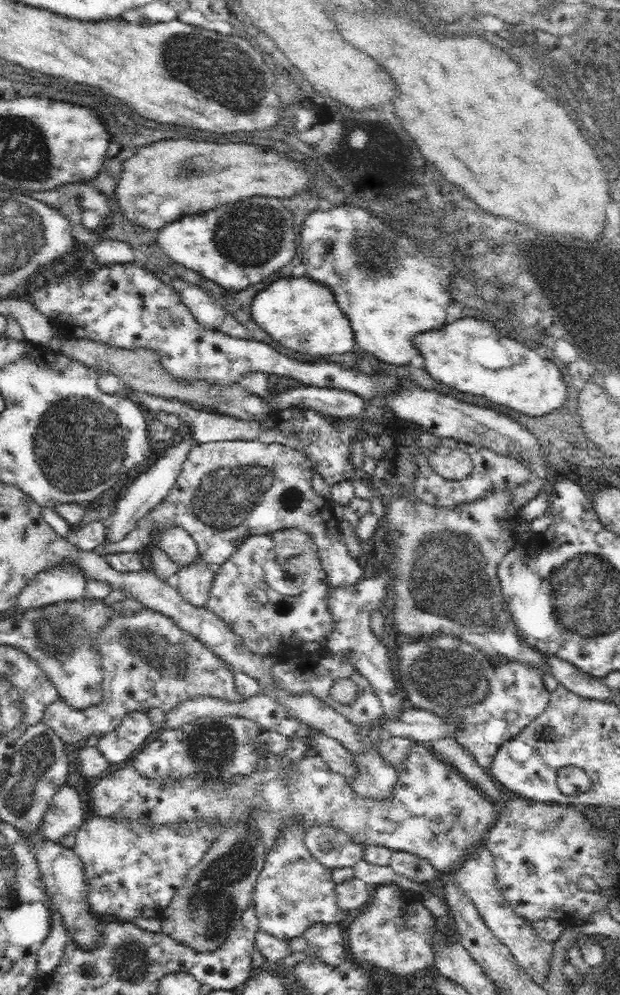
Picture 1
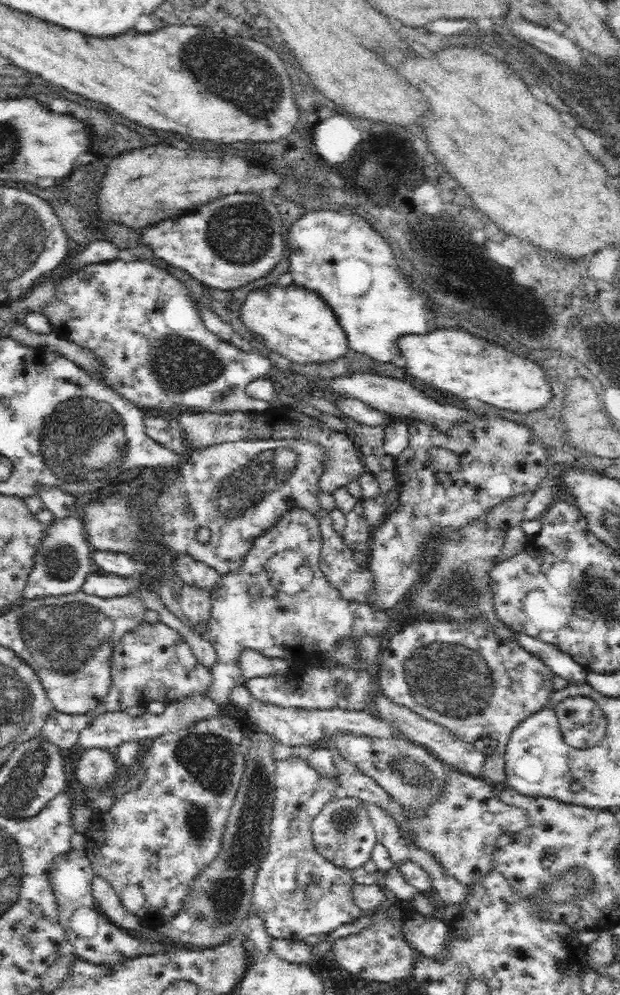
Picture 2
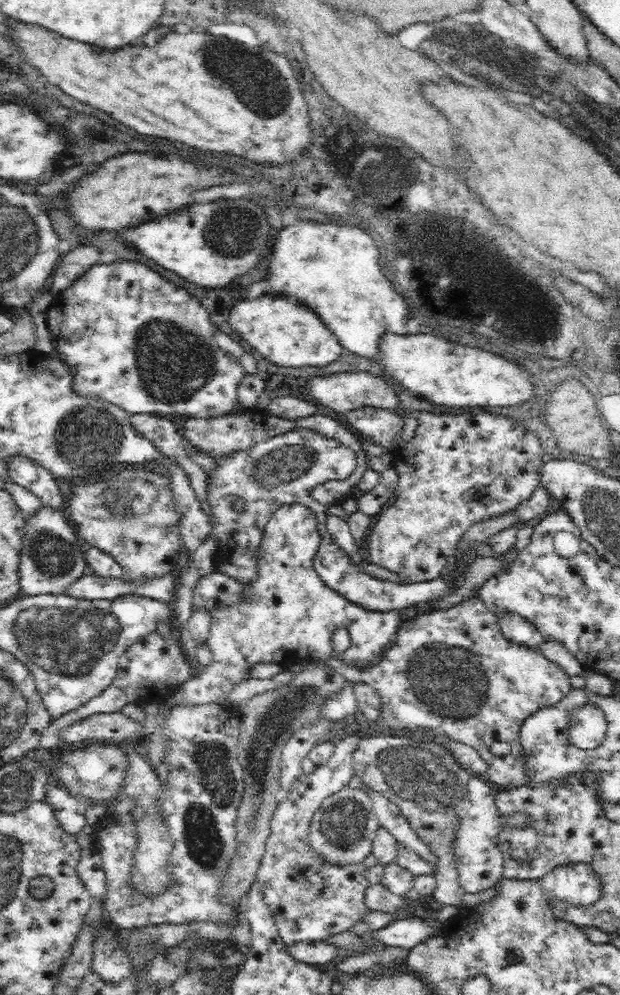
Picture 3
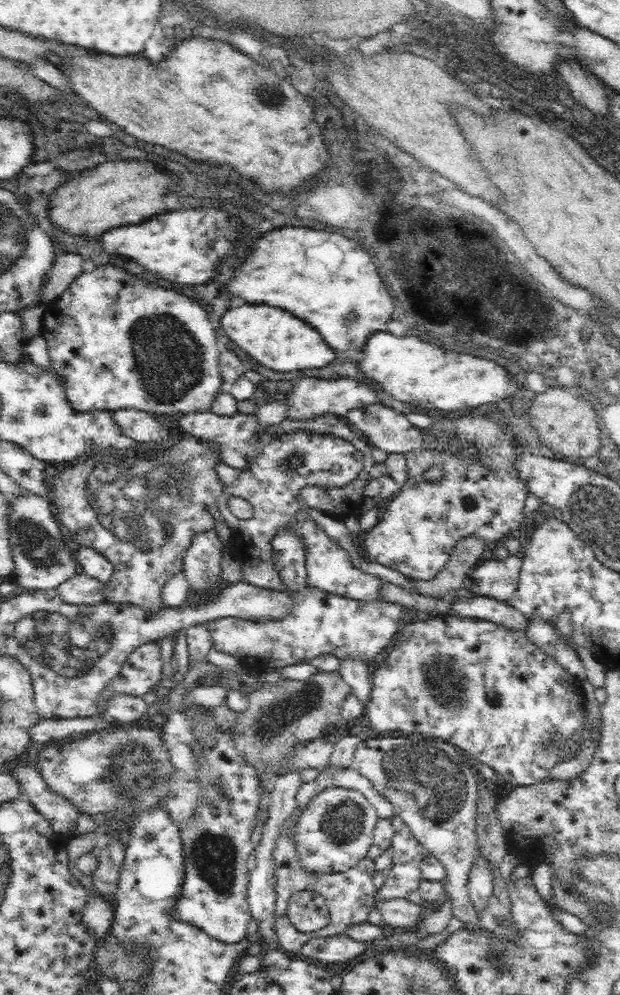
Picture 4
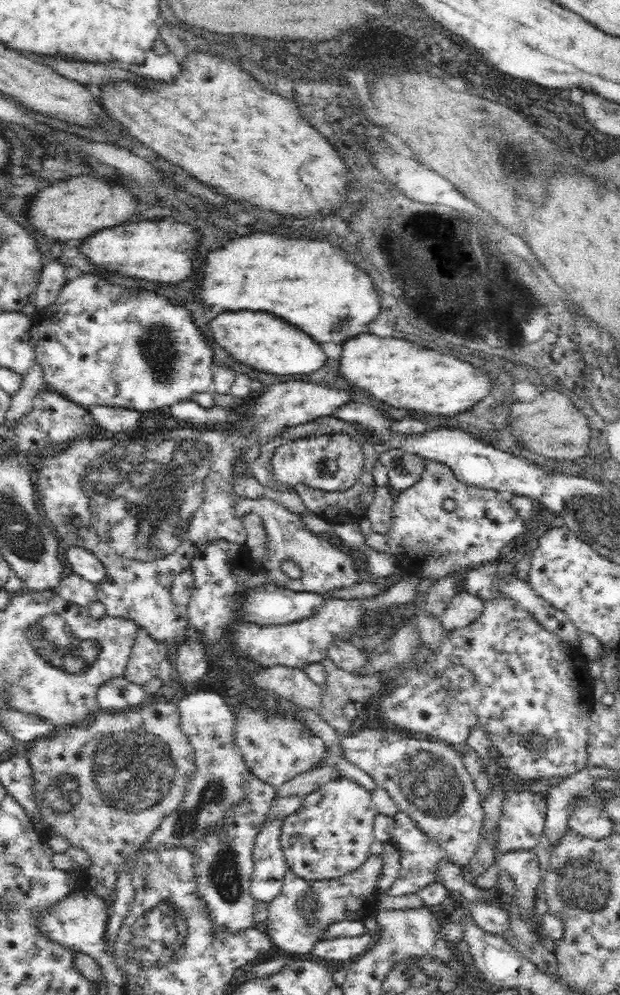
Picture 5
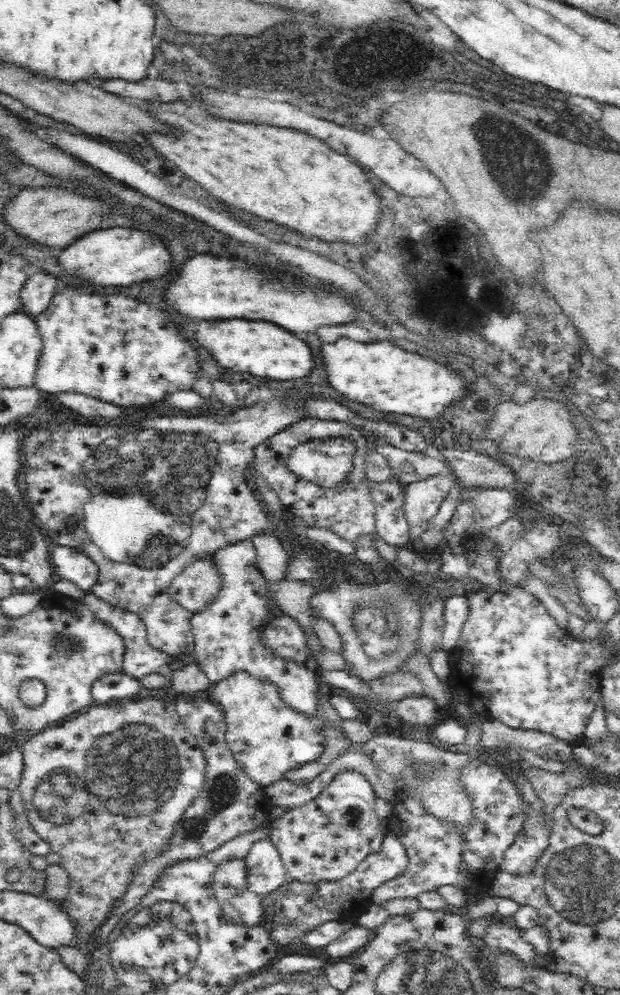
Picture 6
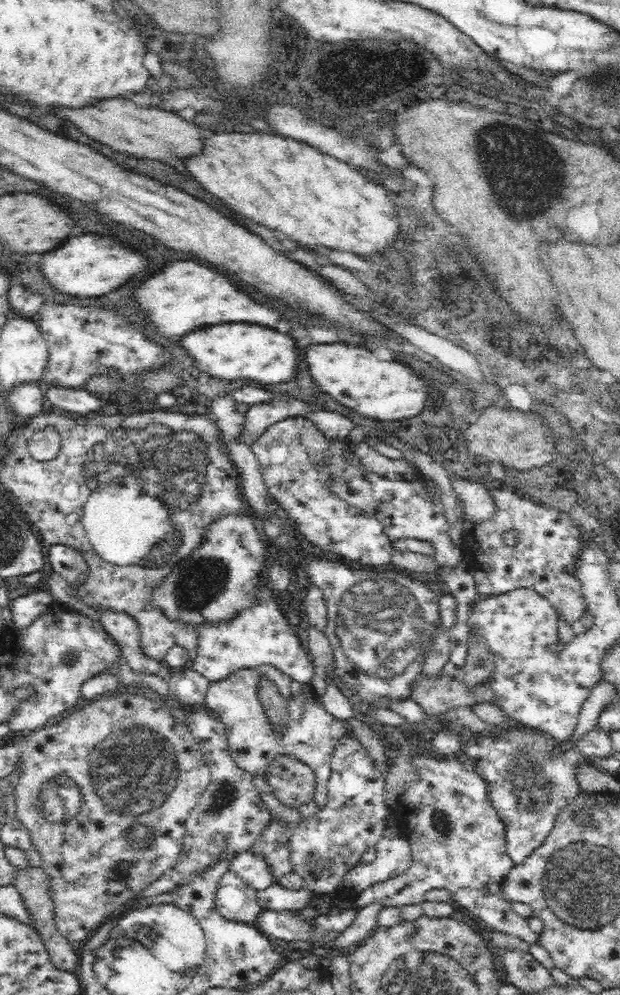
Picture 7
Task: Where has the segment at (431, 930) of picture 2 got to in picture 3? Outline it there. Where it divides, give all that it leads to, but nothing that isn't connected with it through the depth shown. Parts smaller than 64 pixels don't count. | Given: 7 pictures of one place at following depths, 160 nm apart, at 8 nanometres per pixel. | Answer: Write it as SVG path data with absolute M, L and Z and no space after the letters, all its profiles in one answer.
M404 916L369 934L380 939L387 946L410 950L434 935L434 927L428 925L424 919Z

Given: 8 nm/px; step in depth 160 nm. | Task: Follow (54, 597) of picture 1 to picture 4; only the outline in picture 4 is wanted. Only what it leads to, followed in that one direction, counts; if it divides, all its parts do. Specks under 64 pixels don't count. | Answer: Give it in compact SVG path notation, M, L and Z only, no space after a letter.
M24 490L12 492L5 497L5 534L13 560L14 582L30 591L56 590L76 574L76 561L70 556L48 497Z

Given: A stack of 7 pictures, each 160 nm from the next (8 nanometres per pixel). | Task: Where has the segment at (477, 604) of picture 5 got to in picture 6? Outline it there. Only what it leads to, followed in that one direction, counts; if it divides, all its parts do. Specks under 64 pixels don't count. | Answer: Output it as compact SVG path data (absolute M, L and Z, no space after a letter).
M454 595L443 601L443 650L451 652L457 645L466 614L467 597Z

